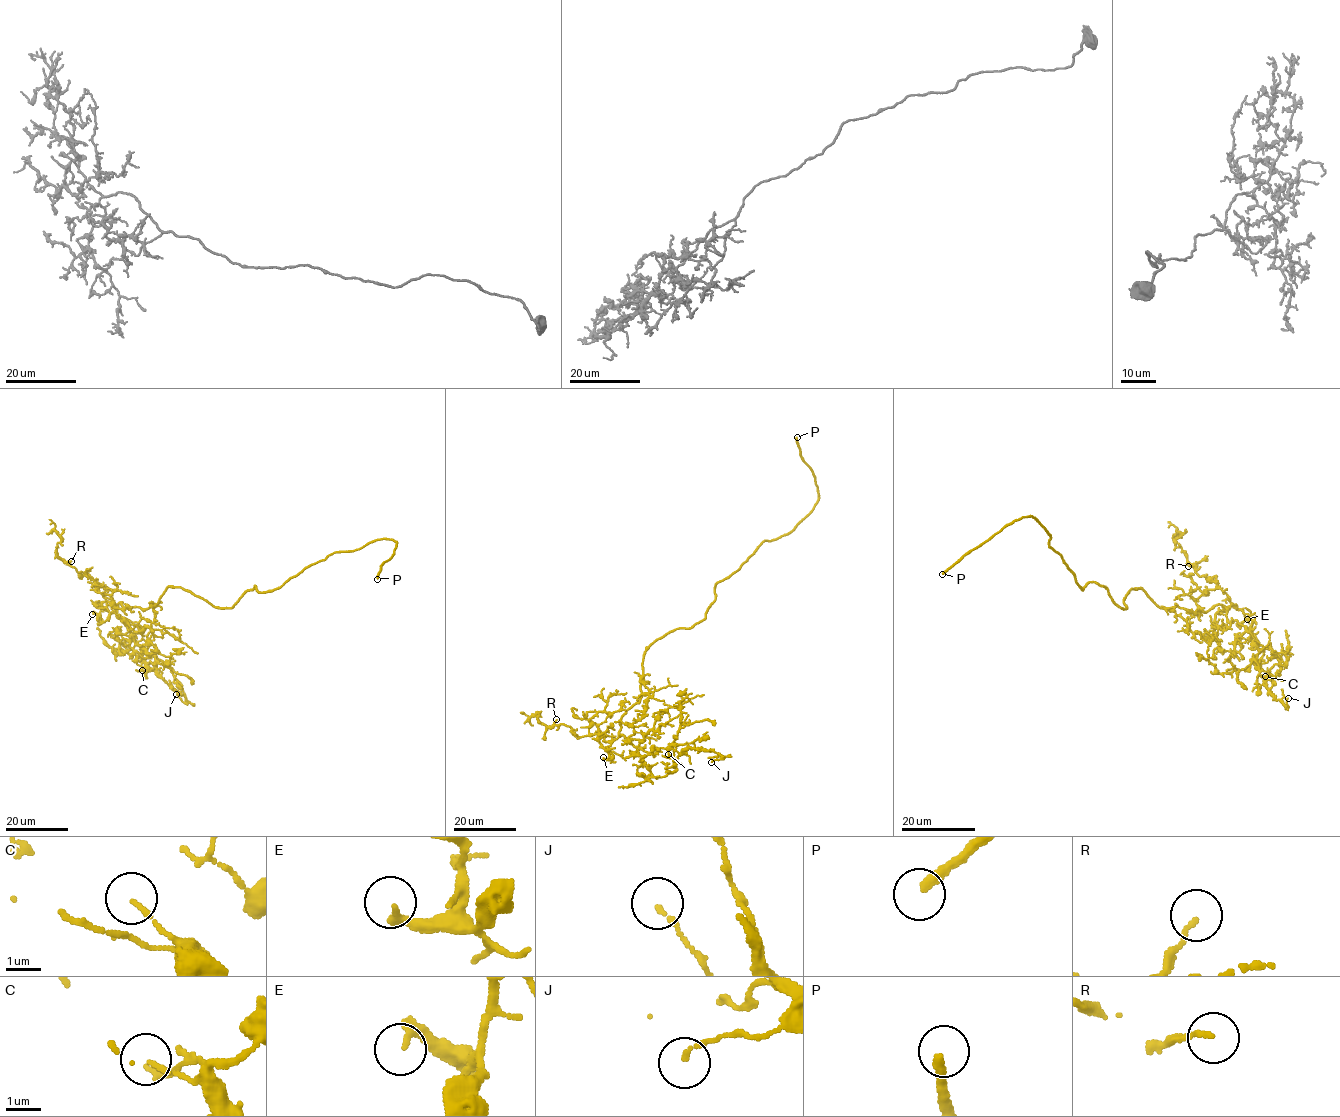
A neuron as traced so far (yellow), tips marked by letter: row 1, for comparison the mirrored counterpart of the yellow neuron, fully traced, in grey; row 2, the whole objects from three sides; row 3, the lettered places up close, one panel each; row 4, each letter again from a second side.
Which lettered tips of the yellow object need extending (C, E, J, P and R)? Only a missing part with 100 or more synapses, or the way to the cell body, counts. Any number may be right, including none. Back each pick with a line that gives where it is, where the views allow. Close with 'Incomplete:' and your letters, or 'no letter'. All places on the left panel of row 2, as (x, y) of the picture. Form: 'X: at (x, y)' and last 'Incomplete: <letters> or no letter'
E: at (92, 614)
P: at (377, 579)
Incomplete: E, P

